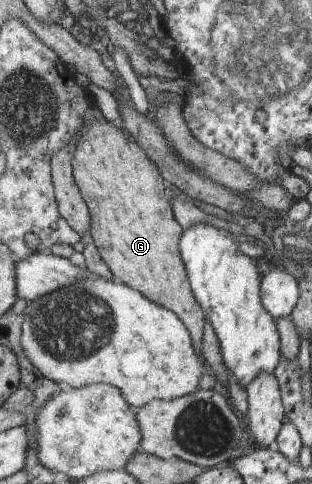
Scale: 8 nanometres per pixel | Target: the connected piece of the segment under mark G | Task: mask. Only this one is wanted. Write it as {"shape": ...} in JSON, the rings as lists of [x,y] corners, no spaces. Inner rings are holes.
{"shape":[[[105,117],[97,121],[93,121],[91,125],[87,125],[81,135],[77,137],[77,141],[75,141],[73,150],[73,165],[74,165],[74,174],[77,180],[77,183],[80,187],[81,193],[89,206],[90,212],[92,213],[92,221],[90,227],[90,233],[93,235],[94,244],[98,248],[101,258],[106,262],[106,265],[109,267],[110,271],[114,275],[114,277],[119,277],[123,283],[127,283],[127,285],[131,285],[131,287],[135,287],[136,290],[140,290],[142,294],[145,294],[145,297],[148,297],[151,301],[156,302],[157,305],[161,305],[165,308],[168,308],[171,311],[174,311],[180,318],[181,321],[184,321],[185,325],[188,326],[189,333],[192,335],[193,345],[196,347],[197,352],[203,353],[203,347],[200,350],[199,345],[201,344],[201,339],[205,338],[205,325],[207,324],[206,313],[201,307],[201,303],[197,301],[196,294],[193,293],[193,287],[191,285],[191,279],[189,279],[188,269],[183,261],[181,250],[180,250],[180,239],[181,236],[184,235],[184,226],[177,223],[177,219],[173,217],[173,207],[171,205],[171,201],[169,201],[169,197],[167,197],[167,187],[165,187],[165,175],[161,173],[160,166],[157,165],[155,161],[151,157],[149,157],[149,153],[145,151],[145,147],[143,145],[139,145],[137,143],[137,139],[128,132],[125,127],[121,124],[120,121],[109,121]]]}

